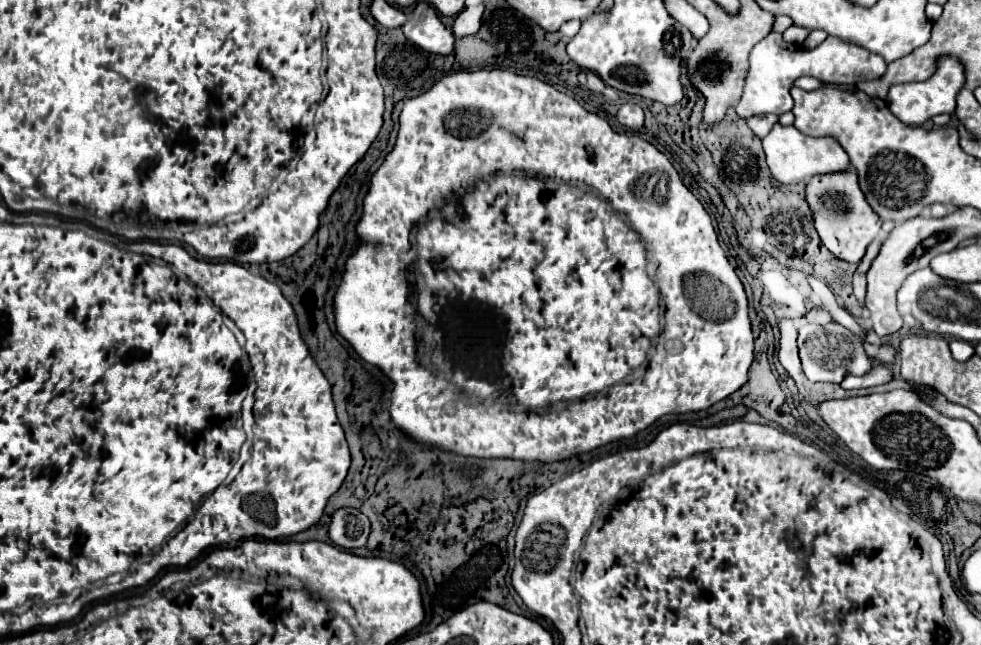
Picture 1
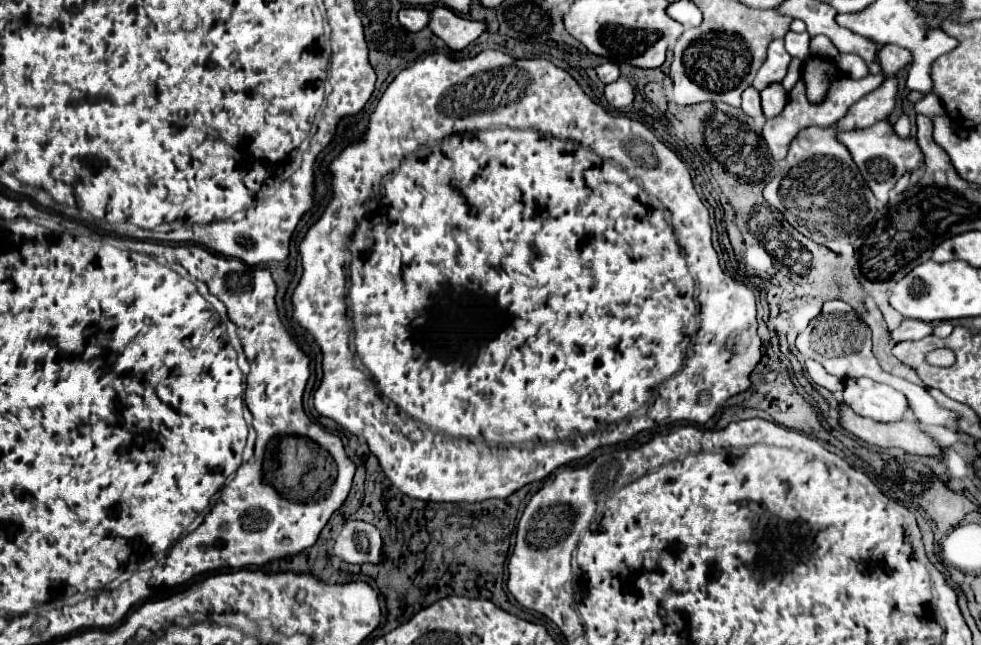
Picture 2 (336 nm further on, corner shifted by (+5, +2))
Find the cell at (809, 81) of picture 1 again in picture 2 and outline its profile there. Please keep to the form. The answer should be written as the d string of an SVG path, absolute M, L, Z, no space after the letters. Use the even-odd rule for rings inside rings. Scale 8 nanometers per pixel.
M769 84L767 90L761 92L761 110L765 118L775 118L785 104L787 104L787 92L781 84Z

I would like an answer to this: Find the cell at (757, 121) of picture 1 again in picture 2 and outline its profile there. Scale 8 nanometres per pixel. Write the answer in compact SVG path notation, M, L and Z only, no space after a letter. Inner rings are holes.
M749 86L745 92L743 92L743 96L741 96L741 108L743 108L743 112L747 114L747 116L751 116L751 118L761 118L761 100L759 100L759 92L753 88L753 86Z

